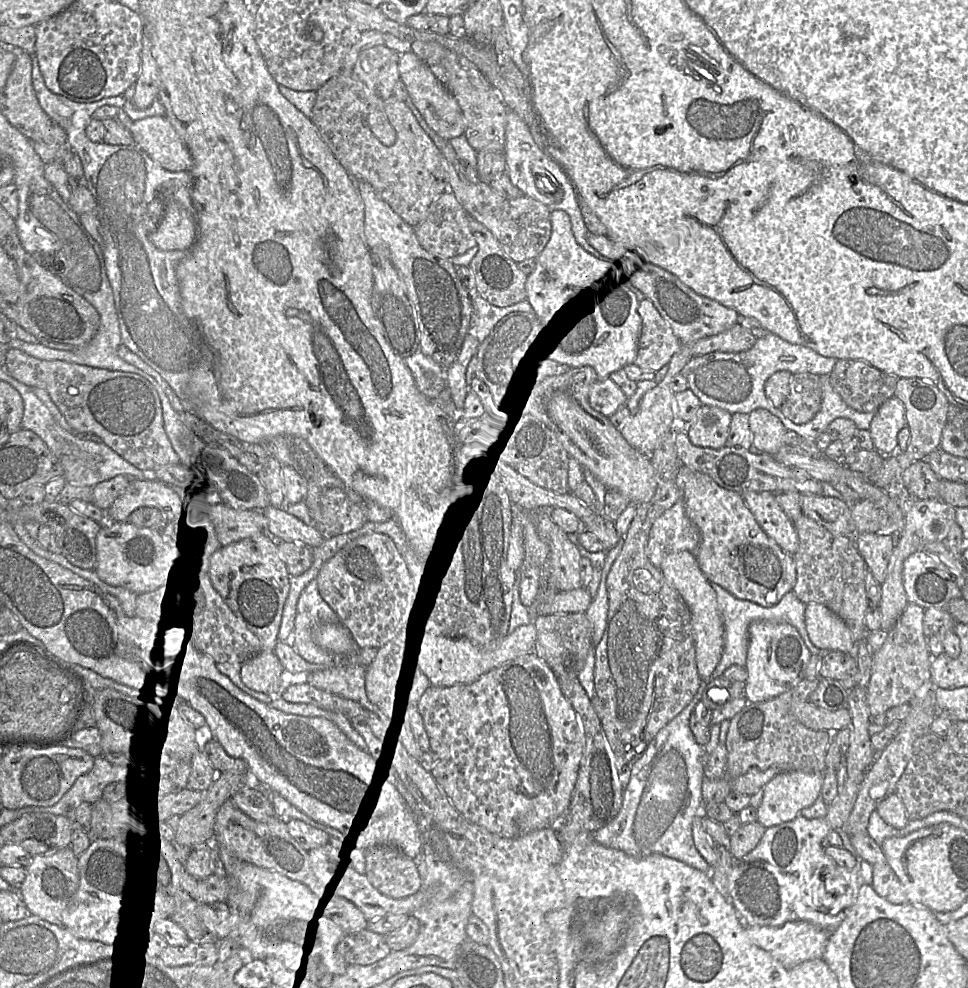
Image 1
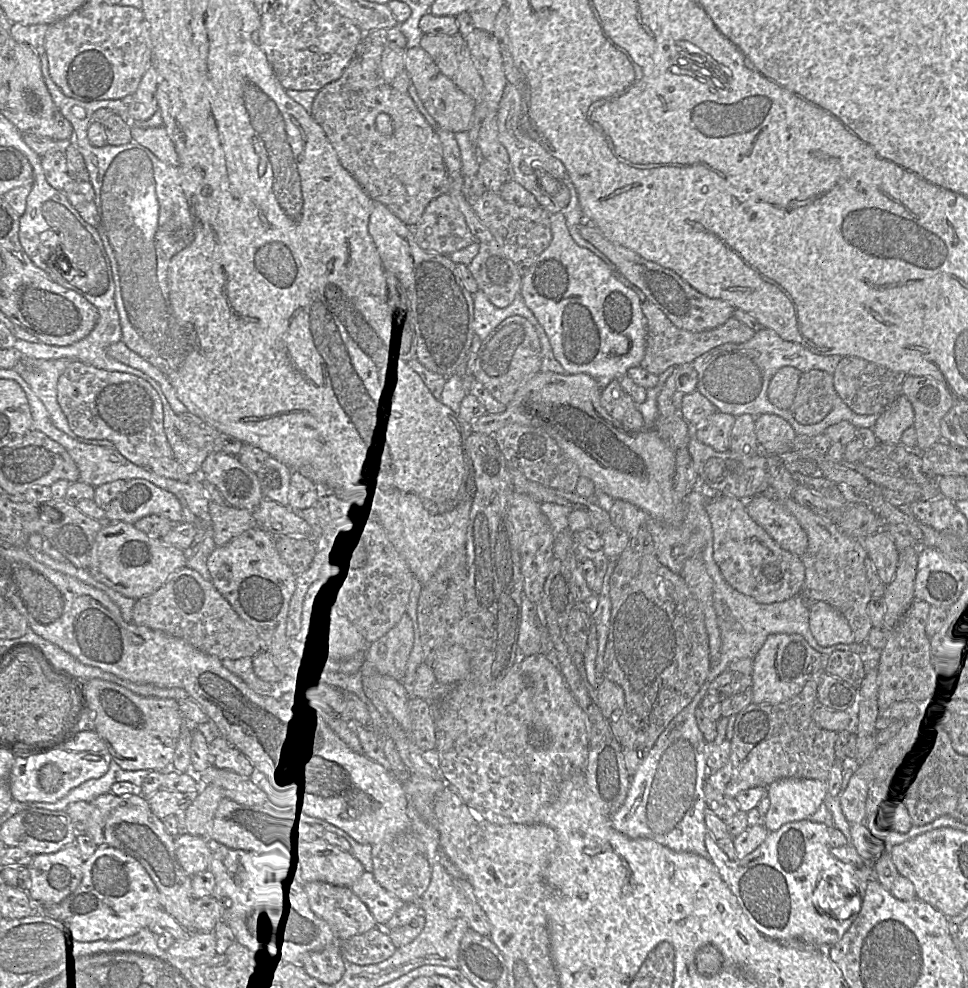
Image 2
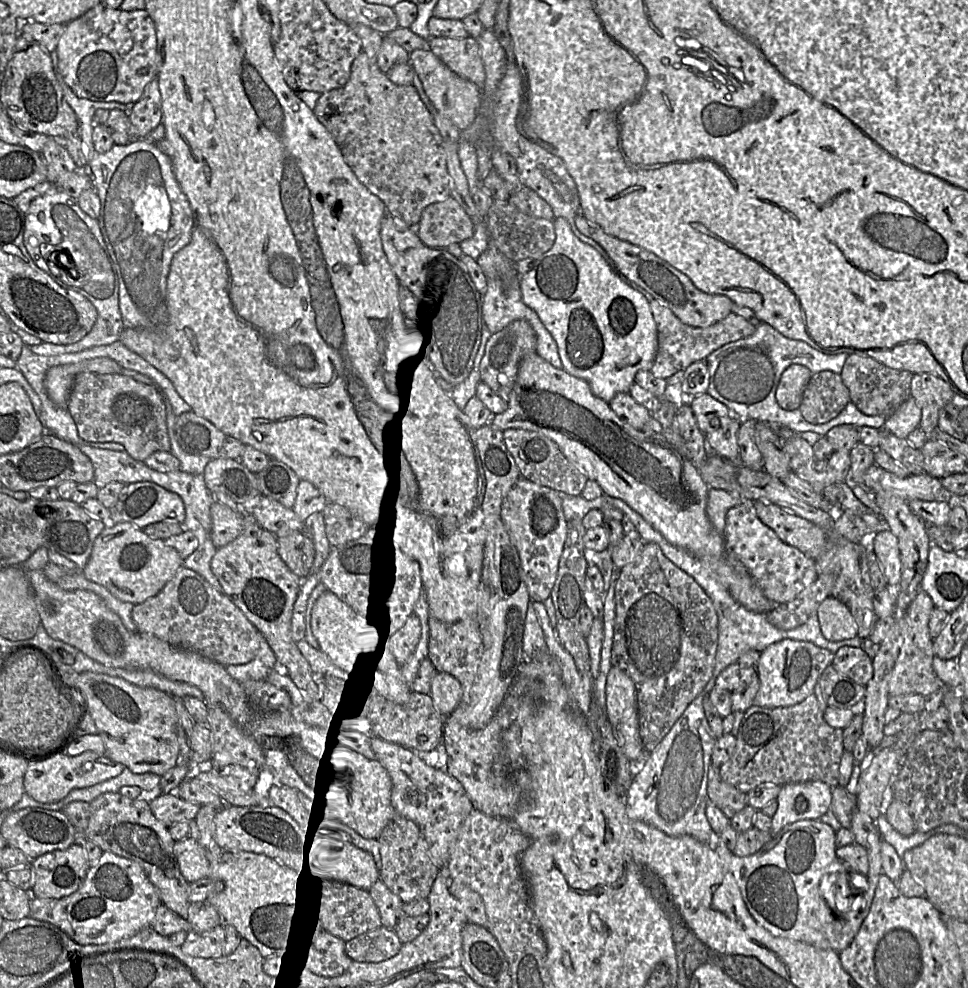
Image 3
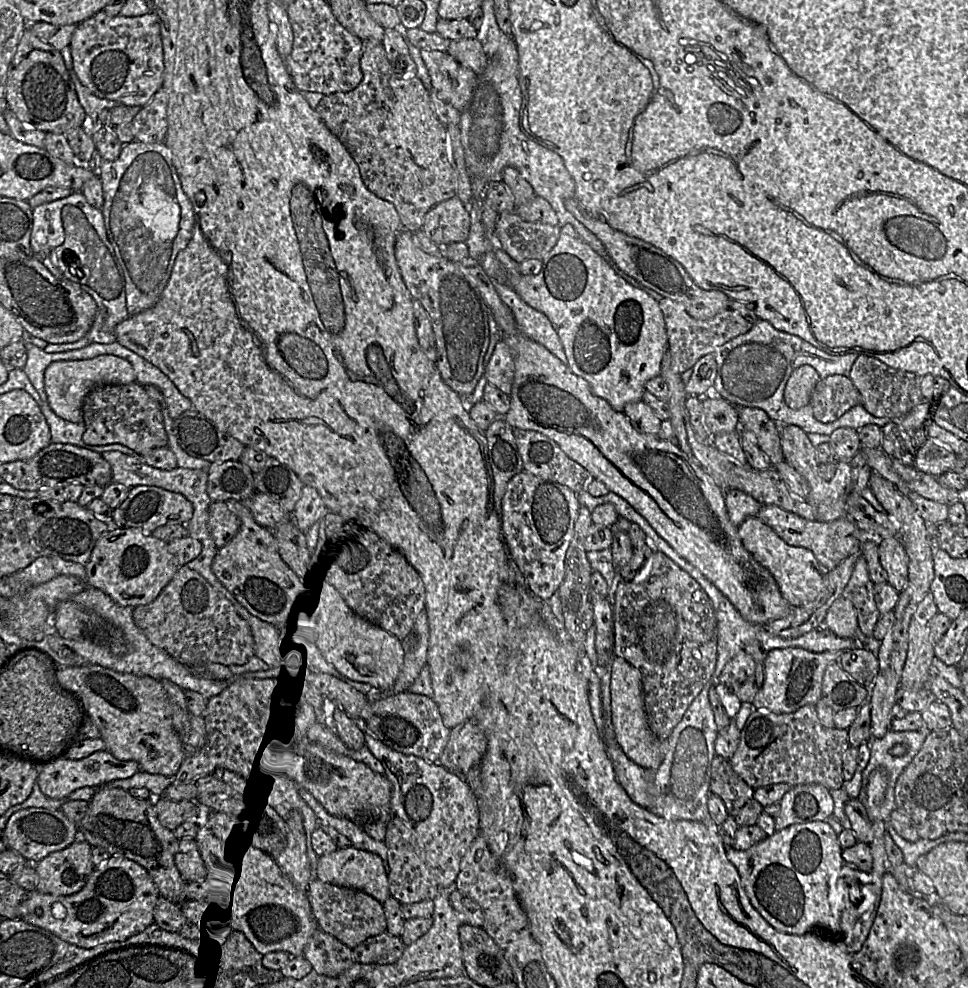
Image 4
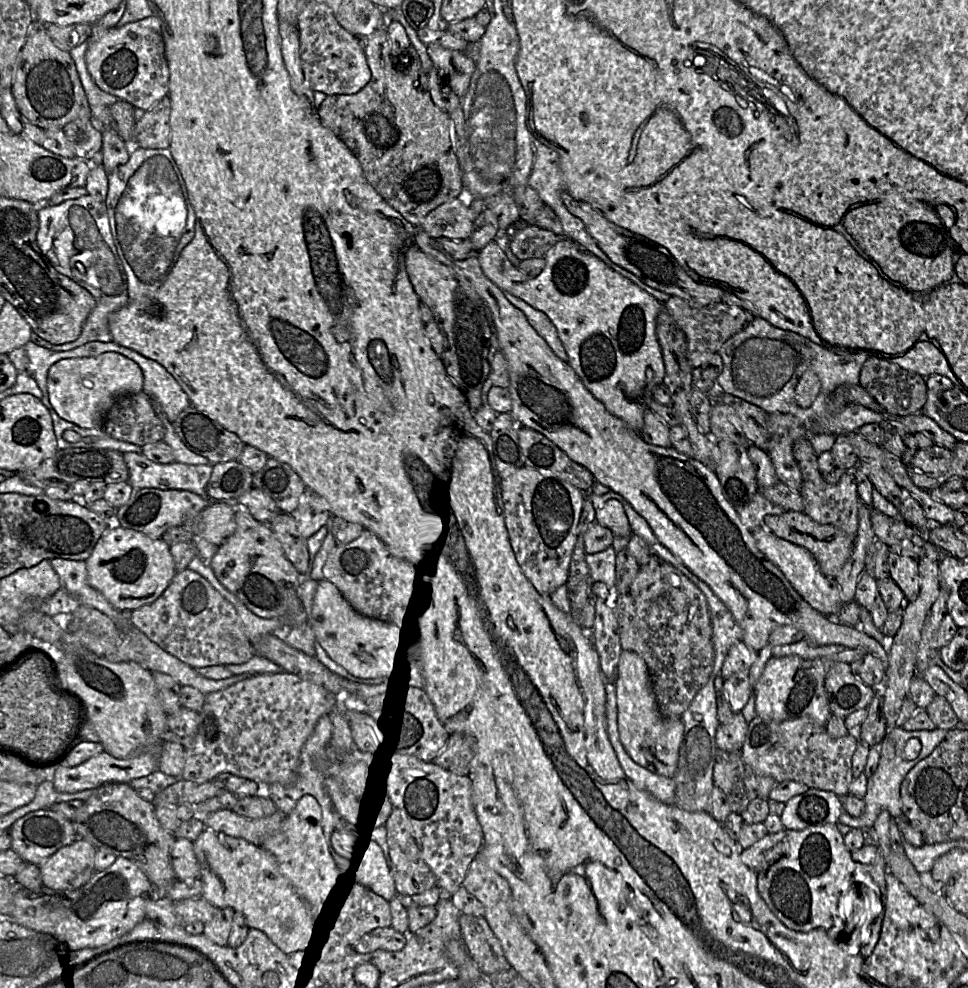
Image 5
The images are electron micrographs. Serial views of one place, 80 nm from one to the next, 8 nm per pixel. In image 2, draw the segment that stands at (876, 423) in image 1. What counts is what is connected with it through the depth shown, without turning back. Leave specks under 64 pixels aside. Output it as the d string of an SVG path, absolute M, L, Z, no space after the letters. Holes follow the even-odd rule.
M900 395L879 415L872 429L880 444L898 445L903 432L912 427L913 422L912 405L904 395Z

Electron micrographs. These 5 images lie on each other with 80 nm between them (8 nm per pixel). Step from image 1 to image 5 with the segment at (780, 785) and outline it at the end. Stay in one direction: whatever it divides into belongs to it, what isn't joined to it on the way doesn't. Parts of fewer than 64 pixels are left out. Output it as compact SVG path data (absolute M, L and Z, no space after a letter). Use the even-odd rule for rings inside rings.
M810 788L785 803L780 815L785 829L804 830L825 824L839 823L843 812L841 797L830 791Z

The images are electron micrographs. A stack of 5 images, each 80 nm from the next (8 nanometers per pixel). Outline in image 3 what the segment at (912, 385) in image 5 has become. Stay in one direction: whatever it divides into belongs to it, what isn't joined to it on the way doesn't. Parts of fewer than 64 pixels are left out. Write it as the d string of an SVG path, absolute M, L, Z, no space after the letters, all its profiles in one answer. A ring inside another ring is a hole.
M849 354L840 375L849 389L851 402L869 416L889 417L911 396L913 373L888 367L866 355Z

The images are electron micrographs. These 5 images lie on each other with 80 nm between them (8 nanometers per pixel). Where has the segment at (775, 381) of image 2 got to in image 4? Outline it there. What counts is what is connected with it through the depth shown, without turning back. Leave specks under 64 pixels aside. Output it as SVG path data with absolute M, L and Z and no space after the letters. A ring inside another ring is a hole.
M802 365L796 368L785 386L785 403L792 409L800 409L809 404L819 380L820 376L812 366Z

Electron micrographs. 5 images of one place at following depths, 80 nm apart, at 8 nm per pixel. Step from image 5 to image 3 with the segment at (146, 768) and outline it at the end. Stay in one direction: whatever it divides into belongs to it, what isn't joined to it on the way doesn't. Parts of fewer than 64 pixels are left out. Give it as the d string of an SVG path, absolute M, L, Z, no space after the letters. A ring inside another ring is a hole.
M86 751L78 756L58 754L42 762L28 763L24 775L24 790L41 803L55 803L64 799L72 790L91 787L120 775L126 767L112 761L105 754Z

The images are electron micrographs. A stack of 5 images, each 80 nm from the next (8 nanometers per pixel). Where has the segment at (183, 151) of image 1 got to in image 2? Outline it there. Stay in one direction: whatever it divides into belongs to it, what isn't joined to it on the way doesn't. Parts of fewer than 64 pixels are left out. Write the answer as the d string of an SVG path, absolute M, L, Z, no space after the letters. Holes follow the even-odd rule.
M132 125L131 135L134 141L149 149L165 164L179 166L175 146L164 126L142 128Z

